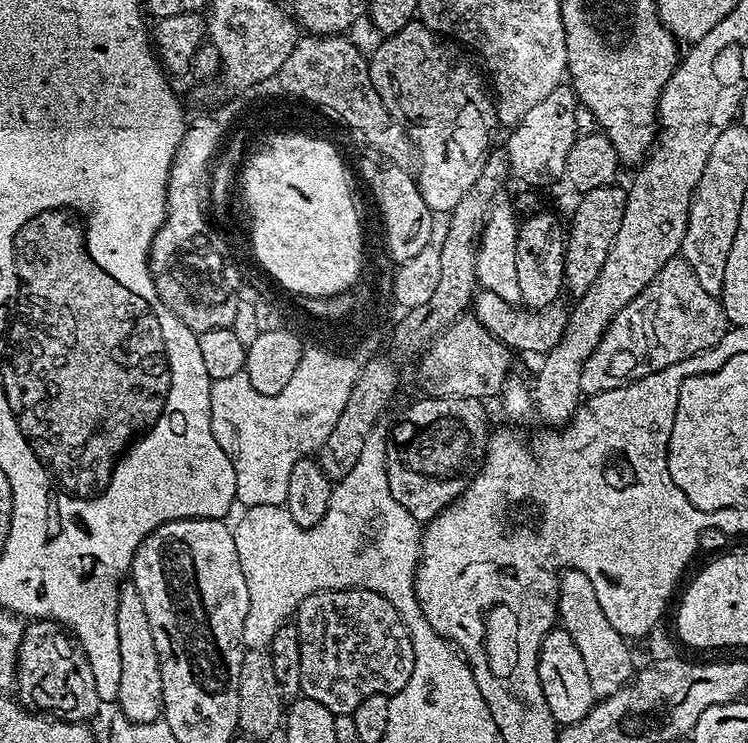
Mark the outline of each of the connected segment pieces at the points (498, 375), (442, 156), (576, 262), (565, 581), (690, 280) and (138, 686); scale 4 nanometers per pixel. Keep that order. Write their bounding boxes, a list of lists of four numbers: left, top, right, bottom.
[[420,314,513,402],[368,22,494,214],[564,183,627,298],[557,569,636,699],[581,258,729,397],[115,582,164,723]]

